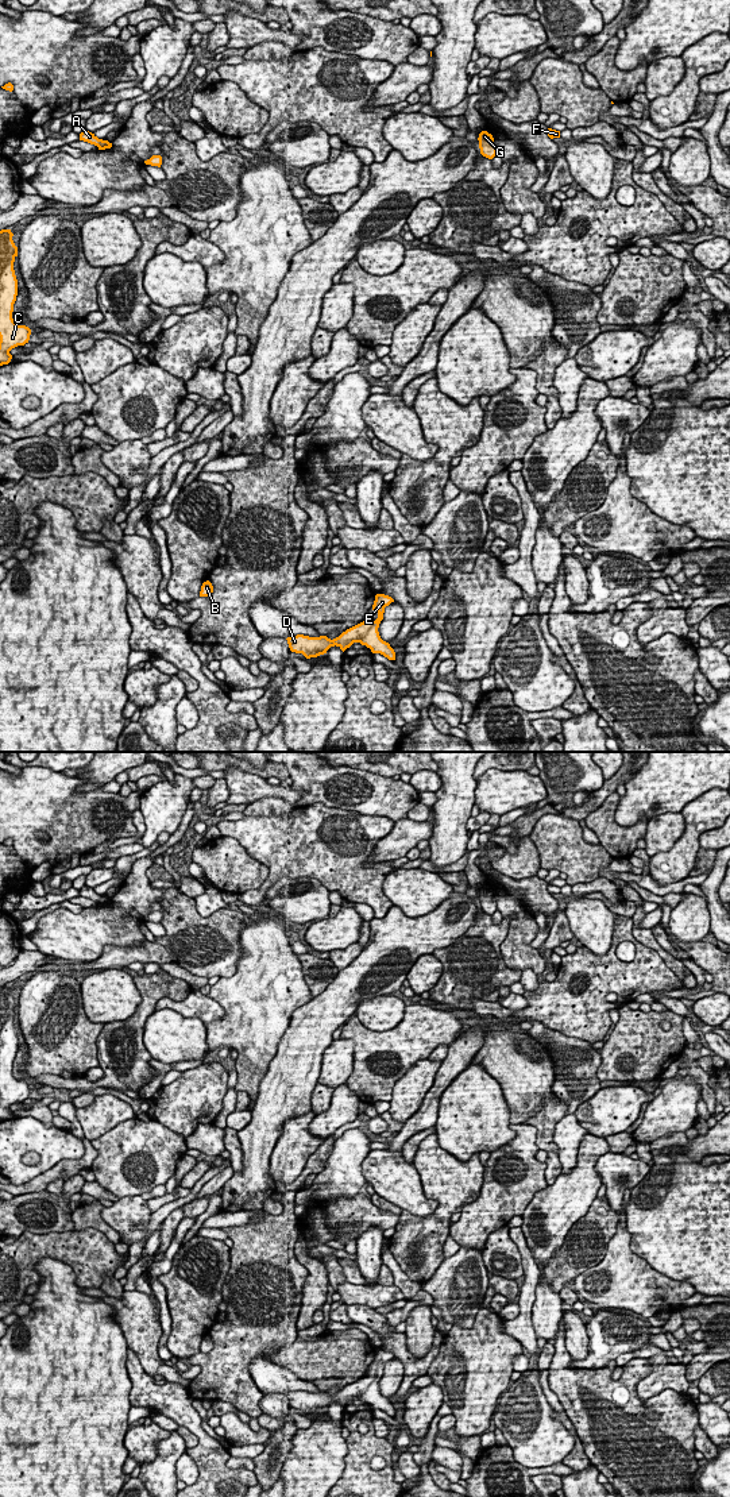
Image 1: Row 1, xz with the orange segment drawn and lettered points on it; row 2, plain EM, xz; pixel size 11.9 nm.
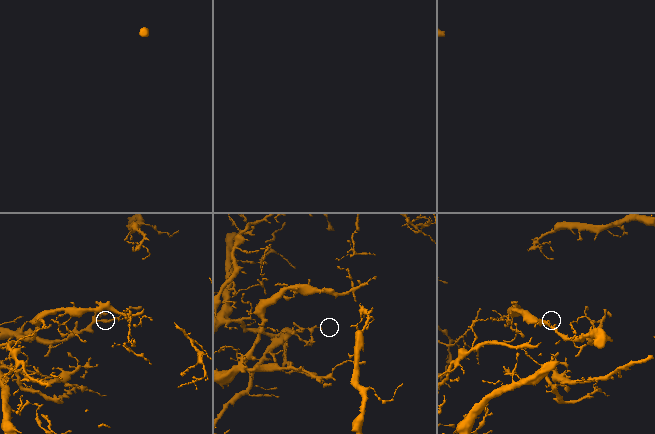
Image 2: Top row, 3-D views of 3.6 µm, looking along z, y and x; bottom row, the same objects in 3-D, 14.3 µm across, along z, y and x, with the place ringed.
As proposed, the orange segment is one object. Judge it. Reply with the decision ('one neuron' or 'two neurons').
one neuron

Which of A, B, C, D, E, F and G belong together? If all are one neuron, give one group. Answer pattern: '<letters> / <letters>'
A B C D E F G

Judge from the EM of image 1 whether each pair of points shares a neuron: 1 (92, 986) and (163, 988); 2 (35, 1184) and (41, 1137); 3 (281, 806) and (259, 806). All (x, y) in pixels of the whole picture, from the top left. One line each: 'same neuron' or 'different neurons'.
1: different neurons
2: different neurons
3: same neuron

